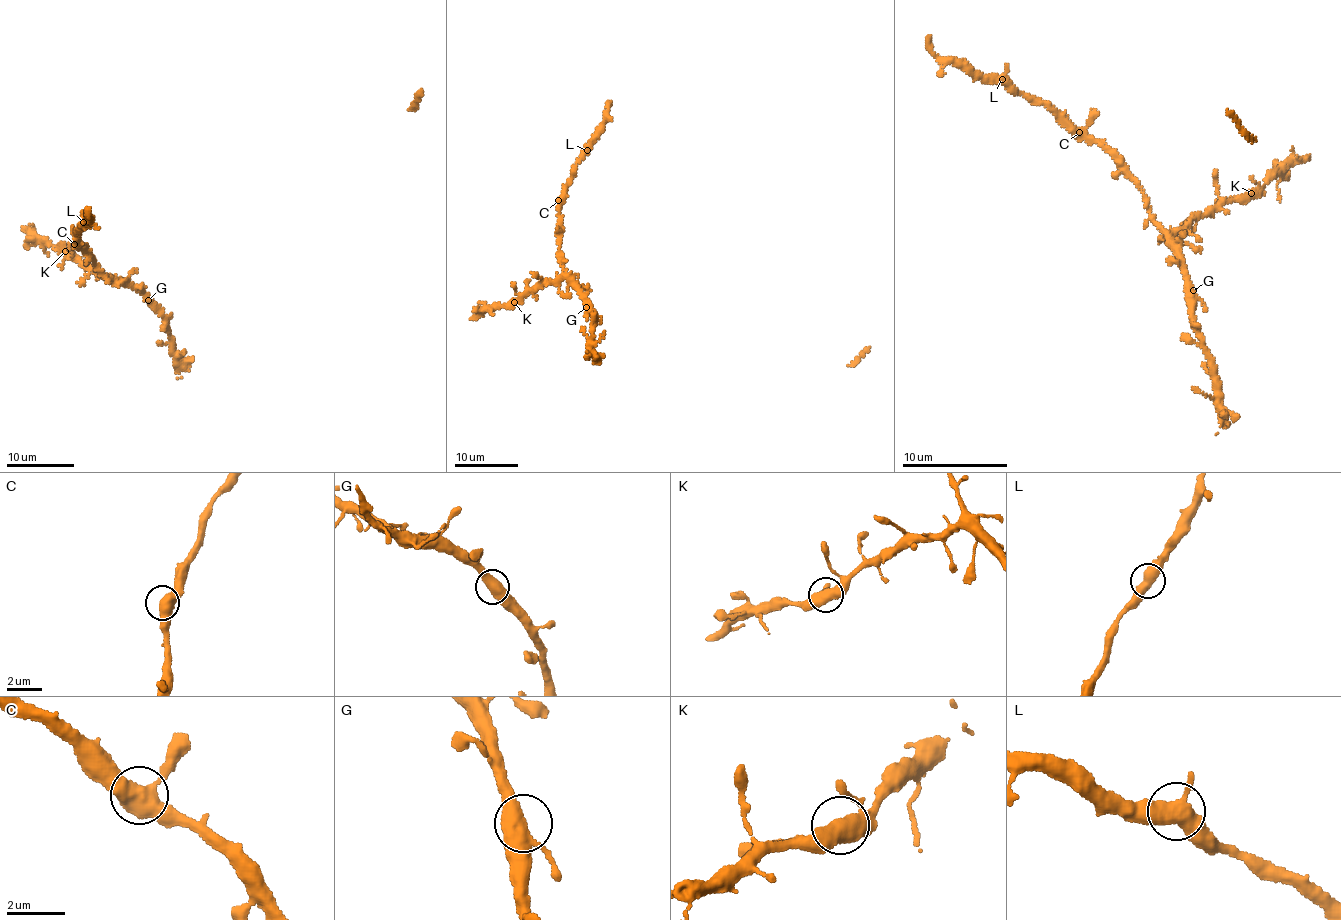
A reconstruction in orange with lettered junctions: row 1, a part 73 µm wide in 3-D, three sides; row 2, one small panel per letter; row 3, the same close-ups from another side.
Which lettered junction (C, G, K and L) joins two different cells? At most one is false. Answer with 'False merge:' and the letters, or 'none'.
False merge: none

